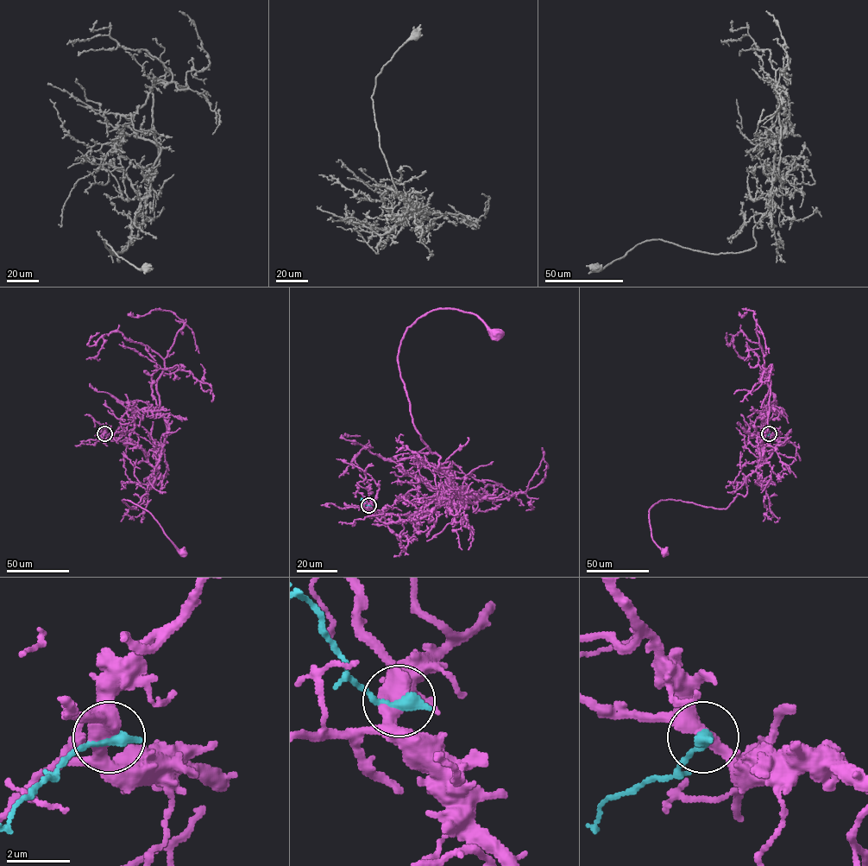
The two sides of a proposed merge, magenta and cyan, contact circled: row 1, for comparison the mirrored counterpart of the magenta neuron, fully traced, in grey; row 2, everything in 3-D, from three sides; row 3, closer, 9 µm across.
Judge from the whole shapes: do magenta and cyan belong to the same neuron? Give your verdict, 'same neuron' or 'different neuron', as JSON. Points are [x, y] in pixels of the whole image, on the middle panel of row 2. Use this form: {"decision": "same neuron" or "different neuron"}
{"decision": "different neuron"}

